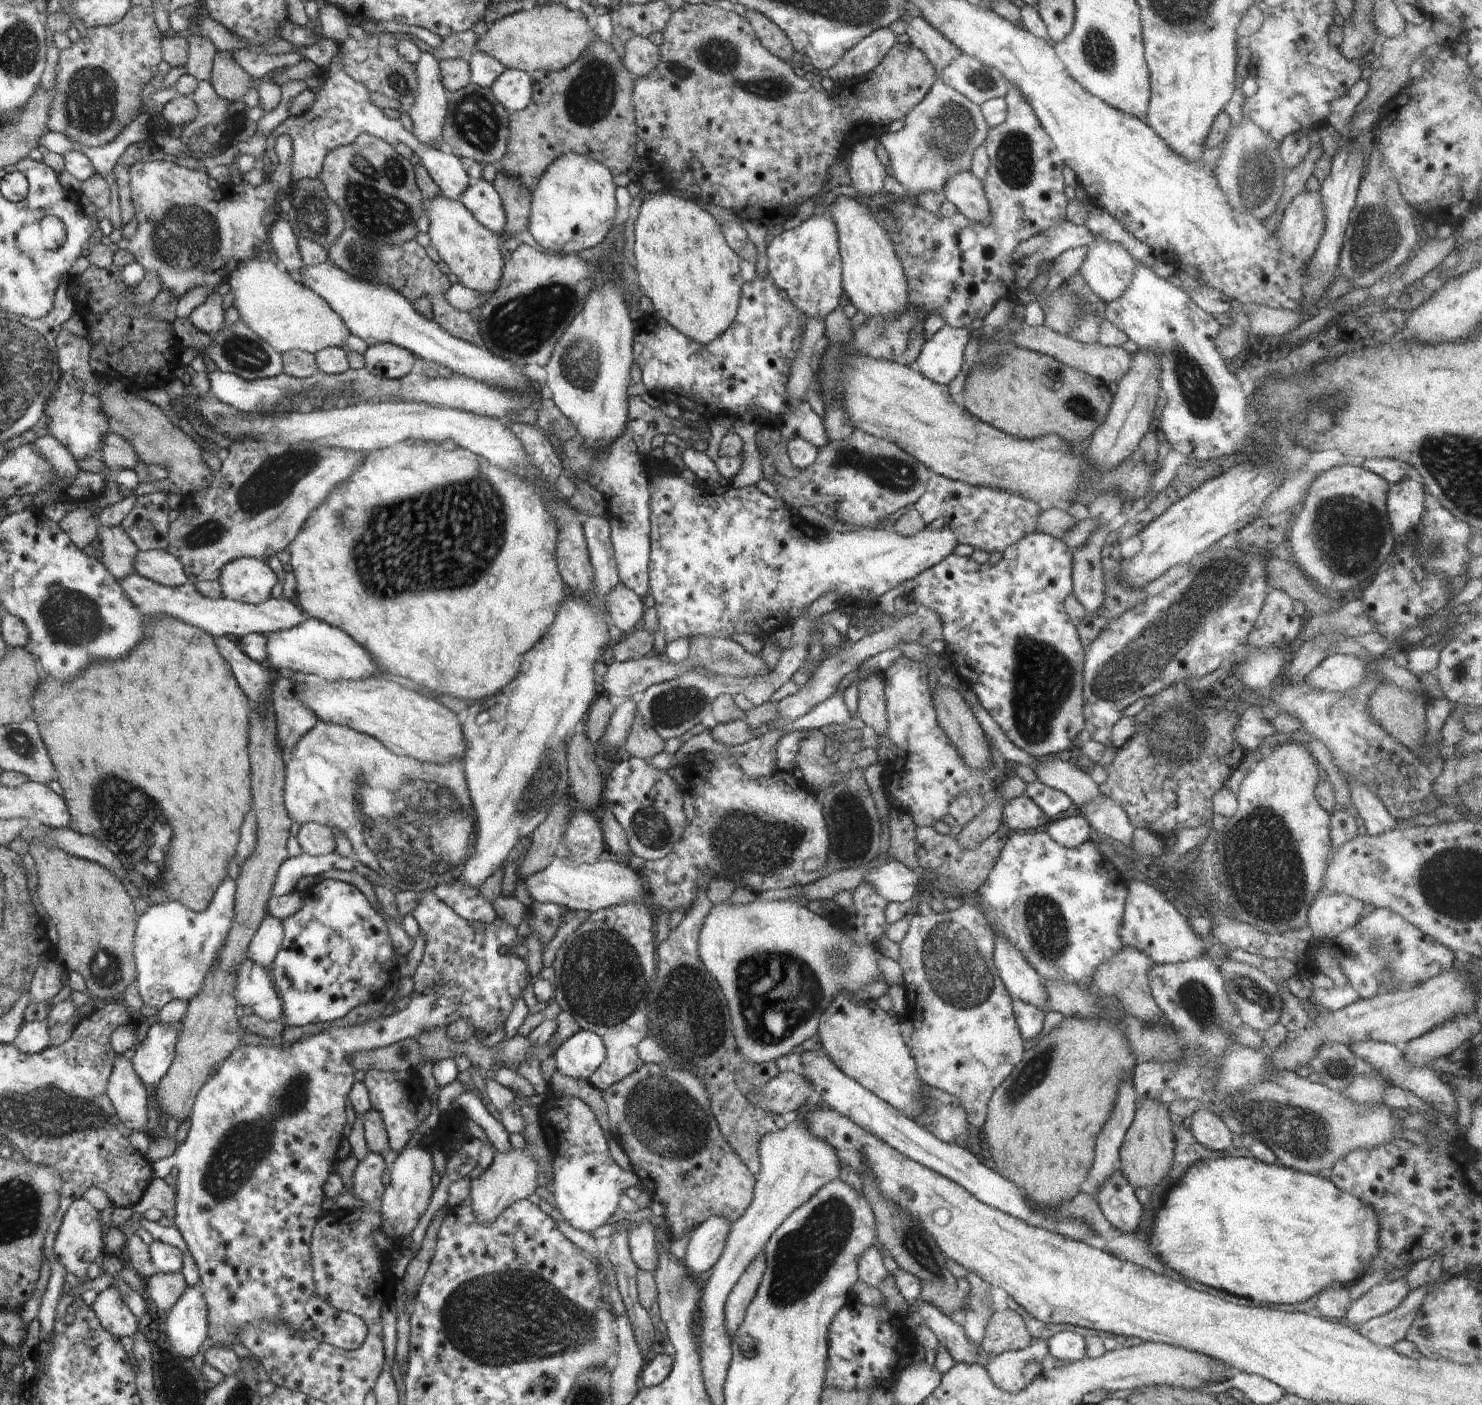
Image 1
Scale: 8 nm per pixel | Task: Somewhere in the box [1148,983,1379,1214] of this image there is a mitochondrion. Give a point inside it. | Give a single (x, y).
(1299, 1131)

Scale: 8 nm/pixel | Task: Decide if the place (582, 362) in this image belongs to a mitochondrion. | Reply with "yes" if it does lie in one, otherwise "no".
yes

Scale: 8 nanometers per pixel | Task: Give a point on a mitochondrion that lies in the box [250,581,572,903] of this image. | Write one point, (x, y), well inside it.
(413, 828)

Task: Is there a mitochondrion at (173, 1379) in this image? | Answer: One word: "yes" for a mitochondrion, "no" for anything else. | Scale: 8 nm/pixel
yes

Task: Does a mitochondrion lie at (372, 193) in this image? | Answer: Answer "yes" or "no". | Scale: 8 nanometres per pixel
yes

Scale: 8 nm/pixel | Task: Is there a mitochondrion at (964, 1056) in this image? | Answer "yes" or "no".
no

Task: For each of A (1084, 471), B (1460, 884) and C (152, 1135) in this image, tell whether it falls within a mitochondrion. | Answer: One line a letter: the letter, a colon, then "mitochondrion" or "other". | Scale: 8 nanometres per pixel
A: other
B: mitochondrion
C: other

